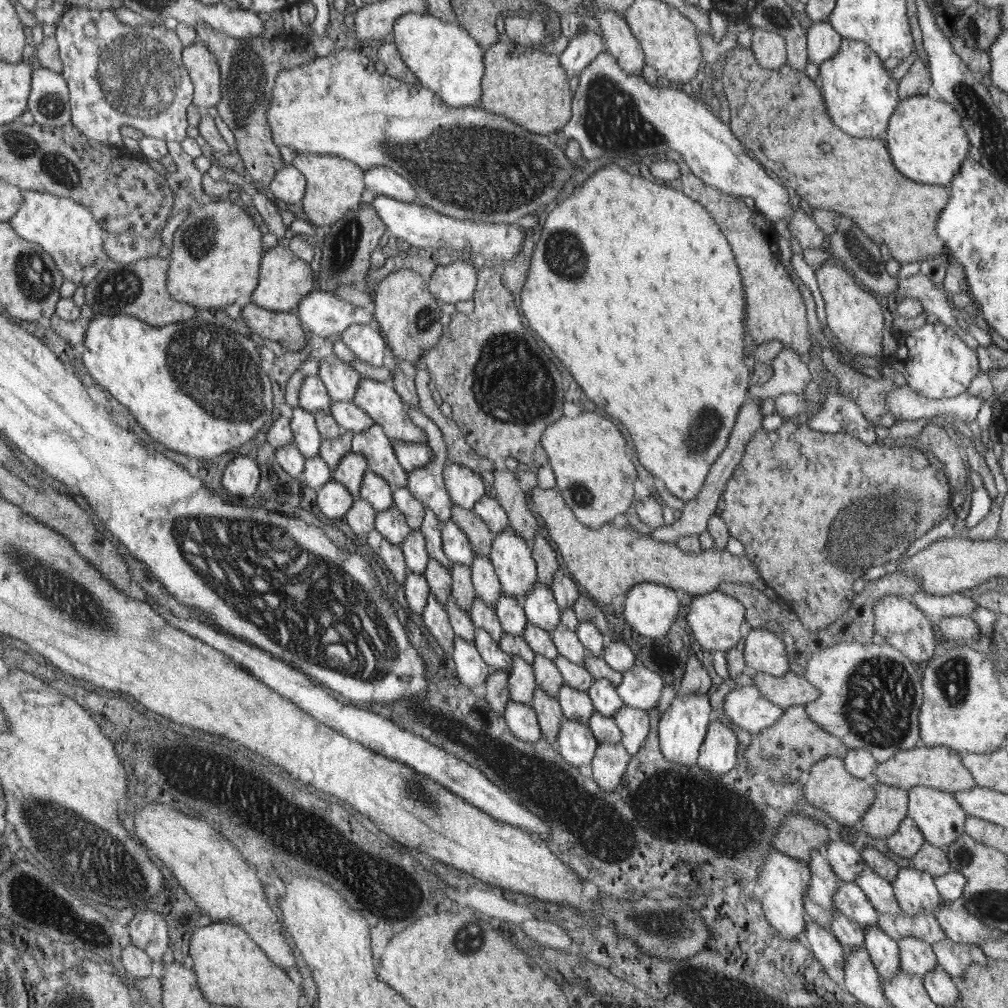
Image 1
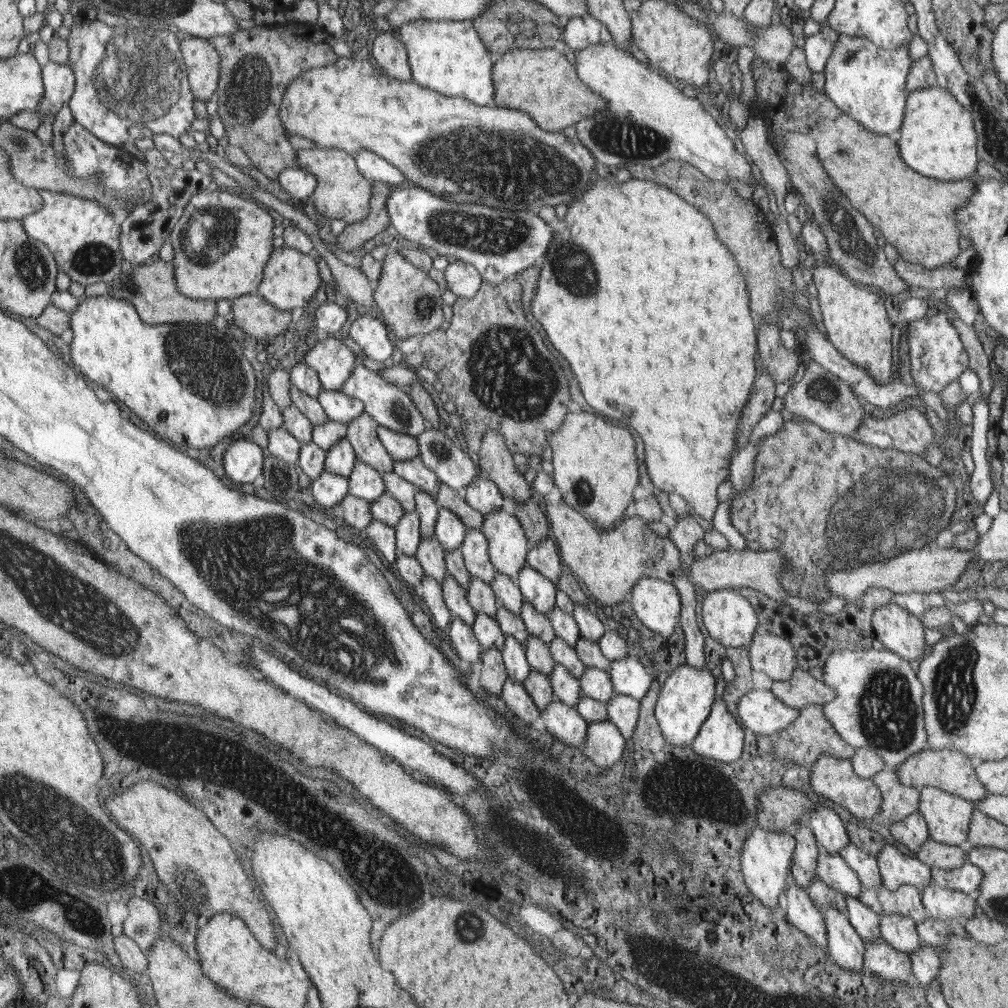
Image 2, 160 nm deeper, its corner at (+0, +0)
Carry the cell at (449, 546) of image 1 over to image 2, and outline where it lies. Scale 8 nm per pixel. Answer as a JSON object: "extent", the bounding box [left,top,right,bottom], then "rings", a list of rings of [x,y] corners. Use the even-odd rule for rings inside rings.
{"extent":[435,507,467,552],"rings":[[[439,507],[436,520],[435,536],[438,538],[444,552],[462,548],[466,538],[467,528],[460,517],[450,509]]]}

